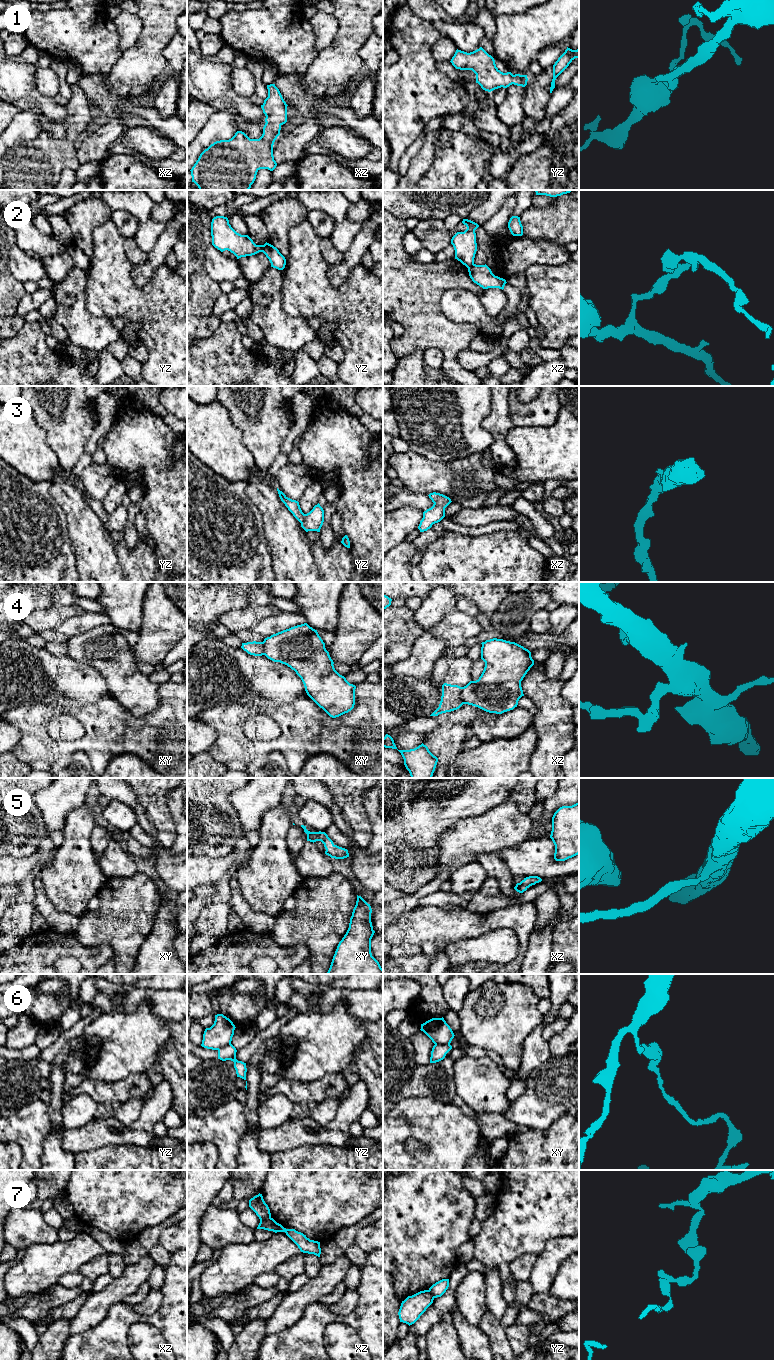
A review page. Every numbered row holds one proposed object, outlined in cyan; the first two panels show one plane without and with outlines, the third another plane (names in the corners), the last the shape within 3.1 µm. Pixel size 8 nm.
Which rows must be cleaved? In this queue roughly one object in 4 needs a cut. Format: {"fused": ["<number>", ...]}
{"fused": ["2", "4", "6", "7"]}

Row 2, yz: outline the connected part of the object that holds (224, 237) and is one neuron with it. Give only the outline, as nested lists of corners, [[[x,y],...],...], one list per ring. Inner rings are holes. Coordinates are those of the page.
[[[216,216],[211,222],[212,245],[221,252],[228,250],[237,259],[262,252],[263,245],[256,245],[248,235],[237,233],[224,216]]]

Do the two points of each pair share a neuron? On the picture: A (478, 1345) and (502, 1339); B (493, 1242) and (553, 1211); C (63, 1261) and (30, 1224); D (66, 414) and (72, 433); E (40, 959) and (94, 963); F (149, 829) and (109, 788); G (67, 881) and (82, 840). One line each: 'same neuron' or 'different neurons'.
A: different neurons
B: same neuron
C: different neurons
D: same neuron
E: same neuron
F: same neuron
G: same neuron

